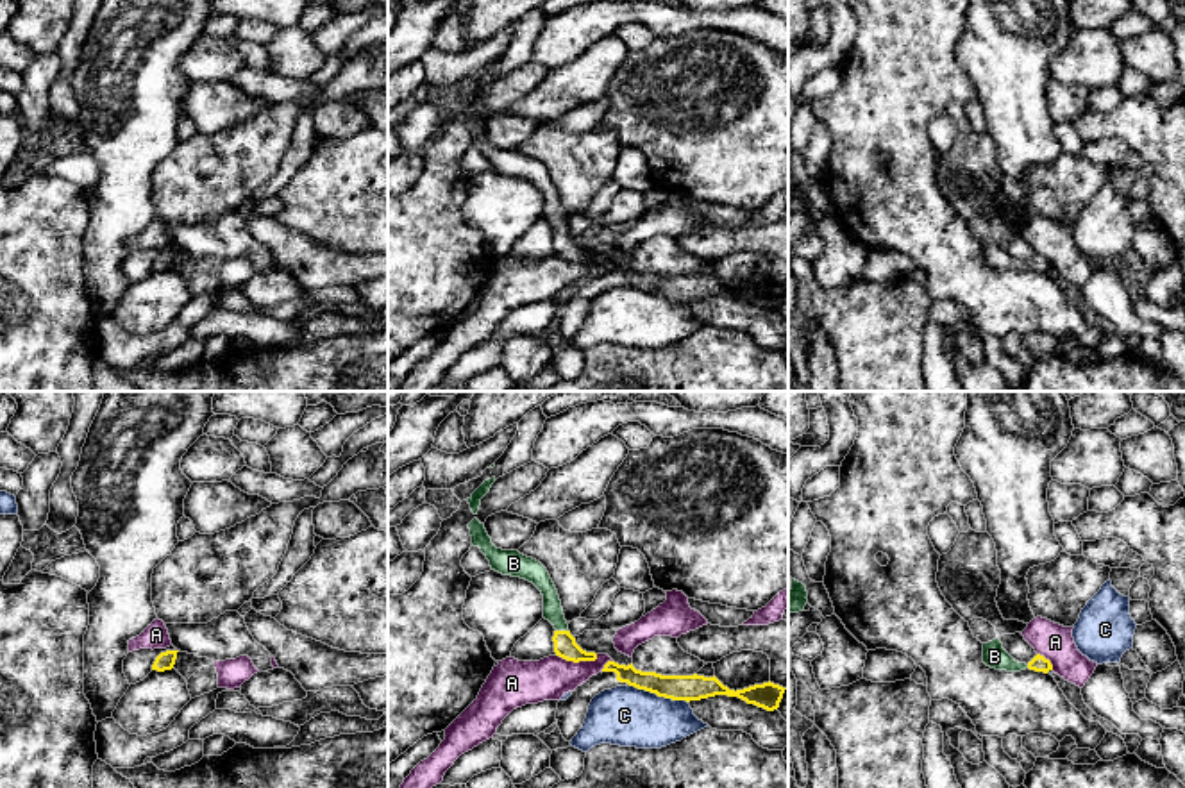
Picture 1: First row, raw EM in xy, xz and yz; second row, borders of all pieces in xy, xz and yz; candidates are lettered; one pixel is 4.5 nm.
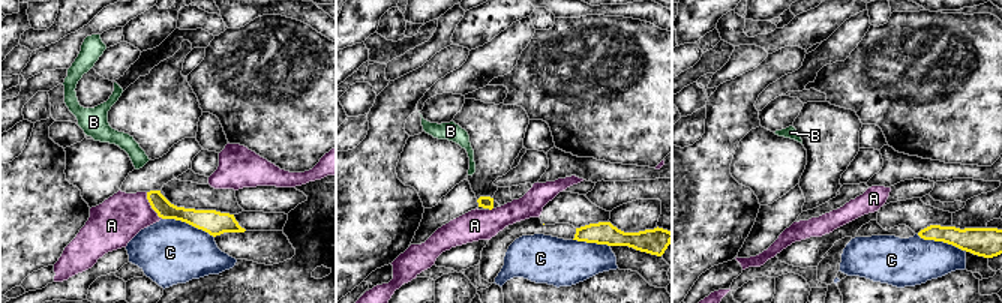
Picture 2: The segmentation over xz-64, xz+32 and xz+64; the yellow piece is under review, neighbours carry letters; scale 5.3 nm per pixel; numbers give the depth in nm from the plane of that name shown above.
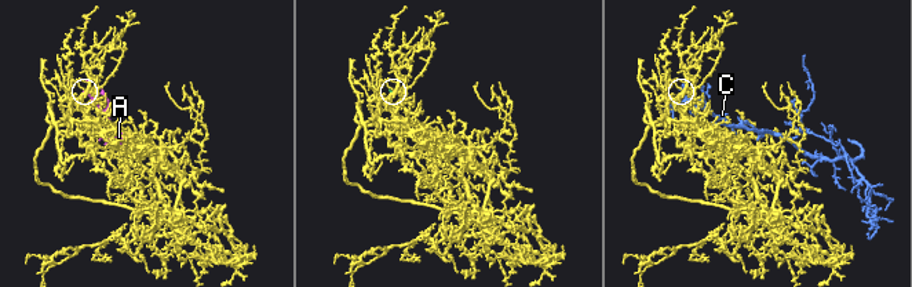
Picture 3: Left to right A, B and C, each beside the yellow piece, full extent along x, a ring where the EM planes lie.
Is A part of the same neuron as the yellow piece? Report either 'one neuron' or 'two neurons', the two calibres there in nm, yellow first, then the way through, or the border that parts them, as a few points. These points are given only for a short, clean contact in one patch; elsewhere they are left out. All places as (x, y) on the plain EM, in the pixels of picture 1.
two neurons; calibres 100 and 190 nm; border xz (554, 254), (574, 261), (594, 261), (597, 258)

